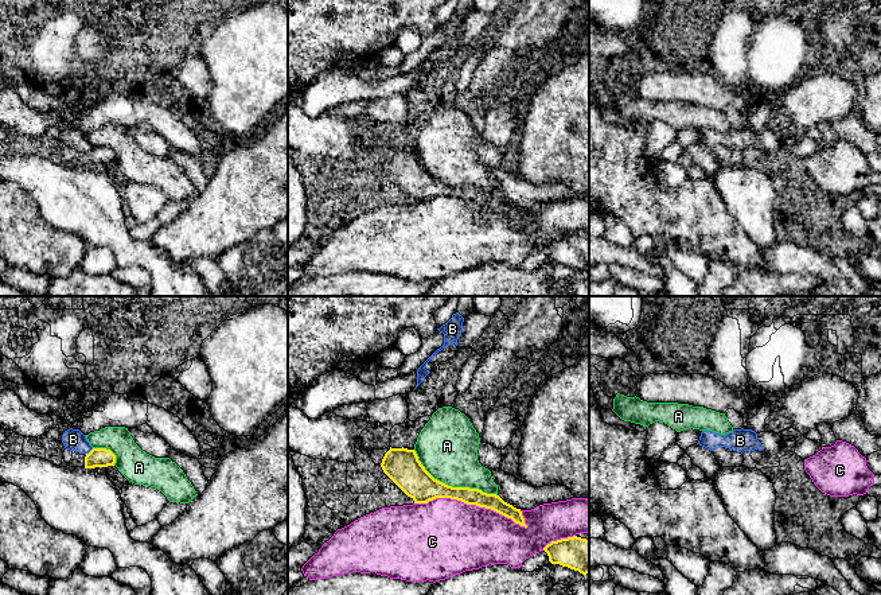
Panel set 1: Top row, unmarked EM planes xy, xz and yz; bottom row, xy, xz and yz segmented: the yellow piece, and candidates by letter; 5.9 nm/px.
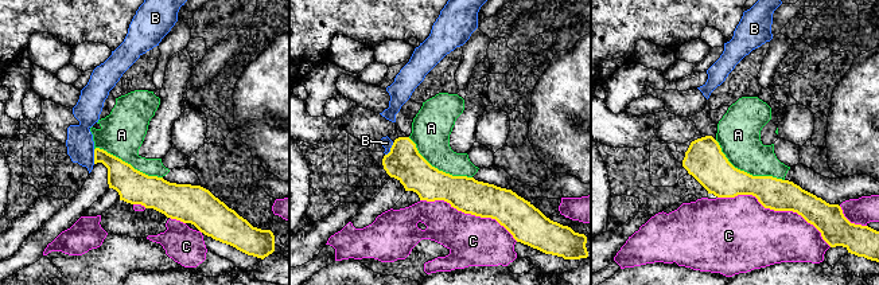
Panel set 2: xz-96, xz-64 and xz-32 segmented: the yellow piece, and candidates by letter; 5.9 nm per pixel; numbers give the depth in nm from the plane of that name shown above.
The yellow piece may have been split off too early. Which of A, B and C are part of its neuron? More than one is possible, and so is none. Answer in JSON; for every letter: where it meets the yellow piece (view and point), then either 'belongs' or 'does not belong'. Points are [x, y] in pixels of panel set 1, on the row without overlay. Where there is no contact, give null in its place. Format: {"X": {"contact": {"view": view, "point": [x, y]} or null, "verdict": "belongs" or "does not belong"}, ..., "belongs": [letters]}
{"A": {"contact": {"view": "xz", "point": [451, 185]}, "verdict": "does not belong"}, "B": {"contact": {"view": "xy", "point": [90, 150]}, "verdict": "does not belong"}, "C": {"contact": {"view": "xz", "point": [471, 202]}, "verdict": "does not belong"}, "belongs": []}

